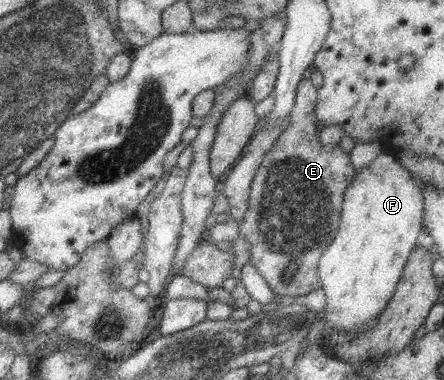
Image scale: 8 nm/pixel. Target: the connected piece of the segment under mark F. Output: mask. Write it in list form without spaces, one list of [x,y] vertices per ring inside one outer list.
[[[378,154],[350,180],[342,197],[336,238],[322,251],[318,263],[320,290],[326,298],[325,334],[336,328],[353,337],[379,317],[422,230],[422,202],[419,181],[388,154]]]

